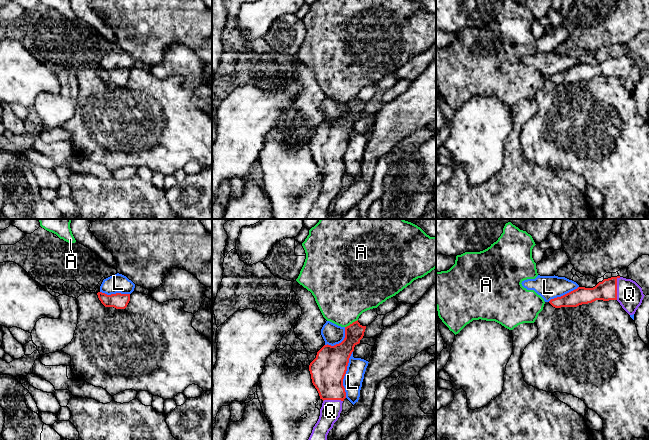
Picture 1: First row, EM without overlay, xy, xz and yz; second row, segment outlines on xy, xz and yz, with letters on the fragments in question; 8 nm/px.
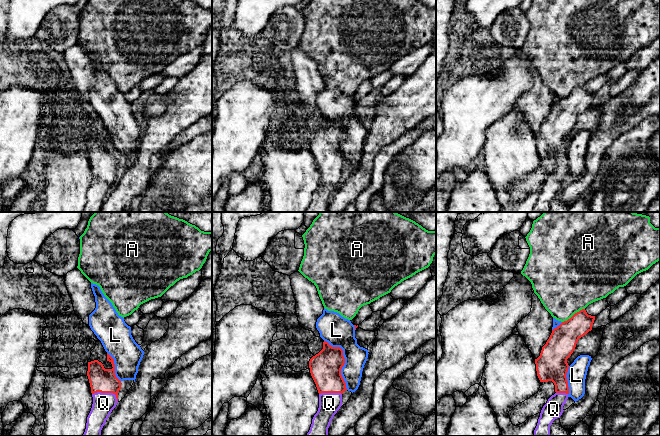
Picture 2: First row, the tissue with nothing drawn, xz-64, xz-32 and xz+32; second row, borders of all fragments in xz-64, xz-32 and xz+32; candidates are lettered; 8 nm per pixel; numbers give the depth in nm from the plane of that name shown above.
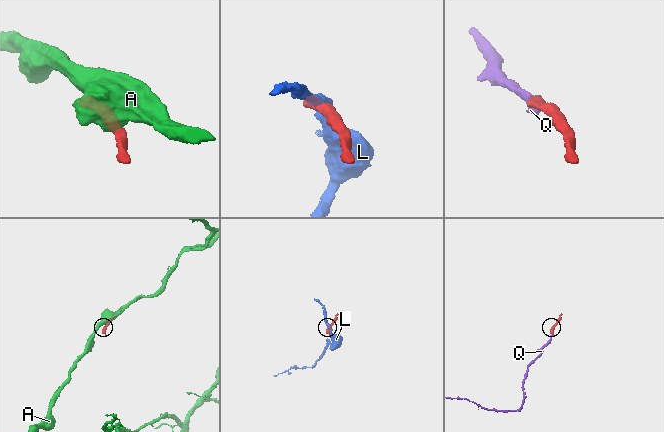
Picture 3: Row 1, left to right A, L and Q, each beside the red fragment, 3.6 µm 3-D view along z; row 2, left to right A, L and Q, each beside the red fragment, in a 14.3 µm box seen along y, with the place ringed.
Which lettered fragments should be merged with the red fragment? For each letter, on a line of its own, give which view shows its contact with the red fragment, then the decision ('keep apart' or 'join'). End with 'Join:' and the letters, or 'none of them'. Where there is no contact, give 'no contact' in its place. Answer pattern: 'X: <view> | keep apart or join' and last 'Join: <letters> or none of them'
A: xz | keep apart
L: xz | keep apart
Q: yz | join
Join: Q

